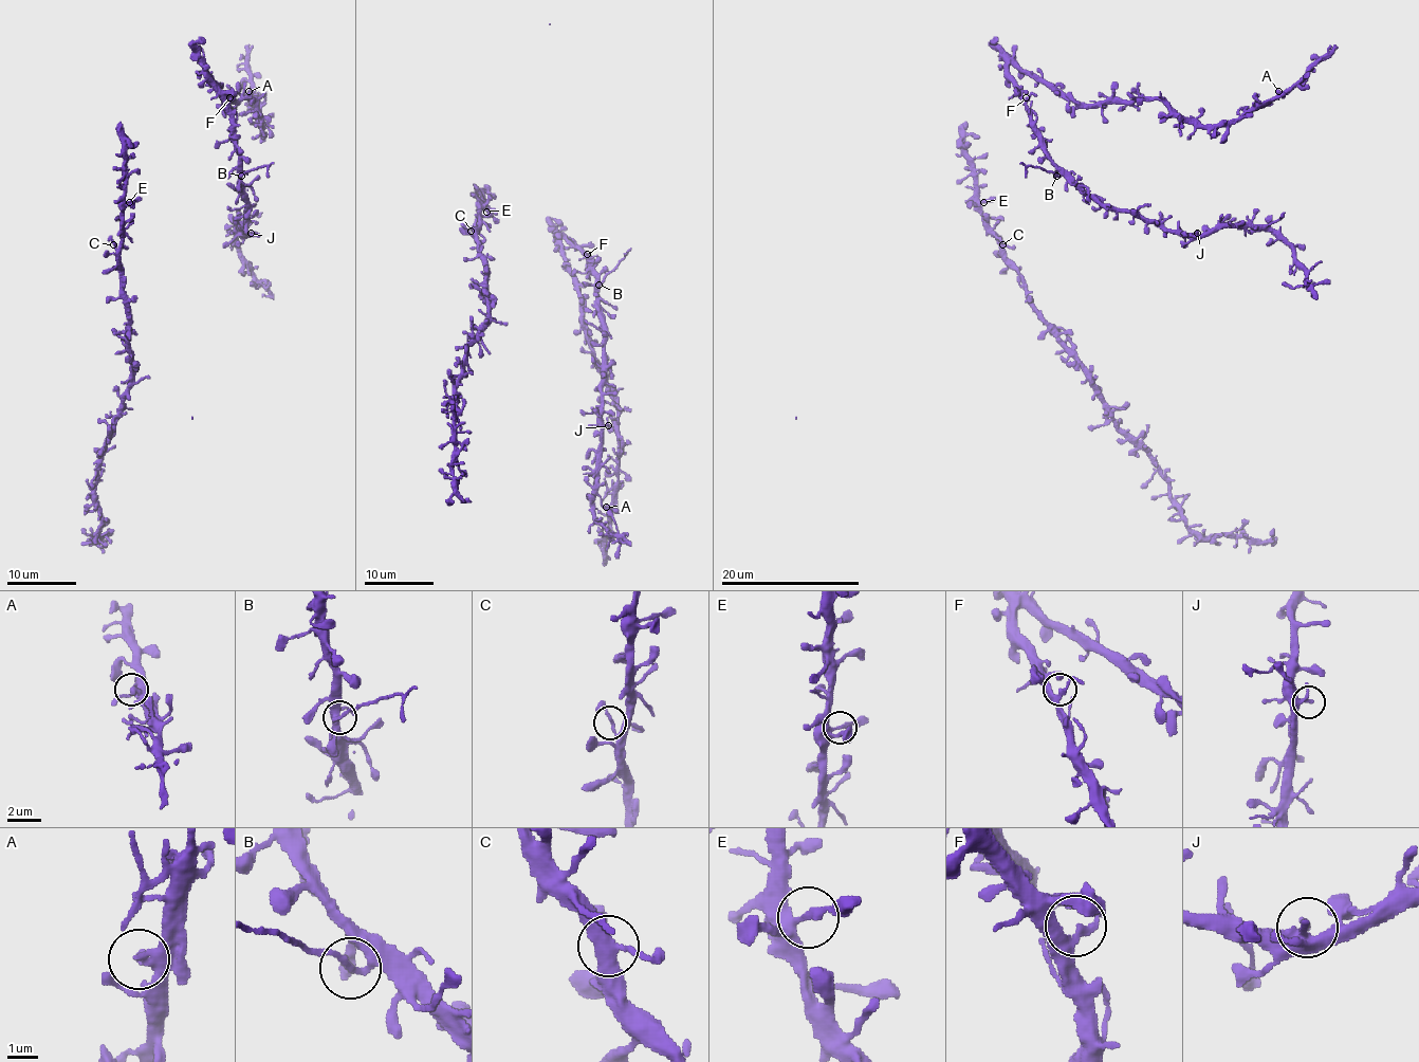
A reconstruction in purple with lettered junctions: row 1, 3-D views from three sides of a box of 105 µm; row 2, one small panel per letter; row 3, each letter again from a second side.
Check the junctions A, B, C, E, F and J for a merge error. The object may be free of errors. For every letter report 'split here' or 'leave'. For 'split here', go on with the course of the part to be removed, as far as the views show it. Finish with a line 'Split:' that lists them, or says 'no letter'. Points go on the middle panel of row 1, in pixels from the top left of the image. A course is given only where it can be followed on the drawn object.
A: leave
B: split here; course (599, 284), (625, 253)
C: leave
E: leave
F: leave
J: leave
Split: B

